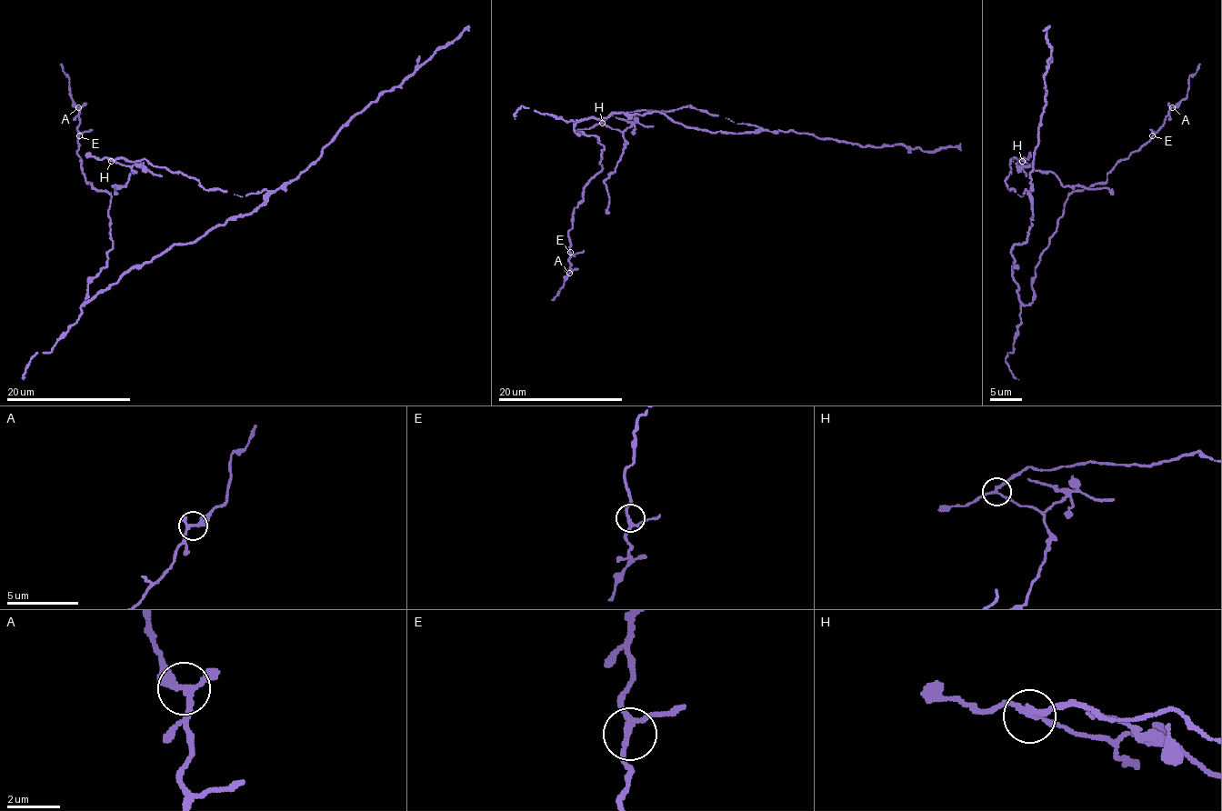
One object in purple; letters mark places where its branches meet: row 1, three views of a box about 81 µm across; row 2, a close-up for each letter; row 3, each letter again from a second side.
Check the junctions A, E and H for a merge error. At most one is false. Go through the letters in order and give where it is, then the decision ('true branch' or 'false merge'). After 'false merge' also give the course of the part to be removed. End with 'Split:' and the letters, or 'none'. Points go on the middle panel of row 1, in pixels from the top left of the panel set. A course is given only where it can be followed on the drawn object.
A: at (569, 273); true branch
E: at (570, 252); true branch
H: at (602, 123); false merge; foreign part runs (602, 122), (619, 130), (624, 136), (624, 152), (616, 169), (605, 182), (609, 213)
Split: H

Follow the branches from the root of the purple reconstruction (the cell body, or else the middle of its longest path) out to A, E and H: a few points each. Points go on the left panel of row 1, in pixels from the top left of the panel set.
A: (137, 267), (82, 305), (88, 283), (105, 265), (112, 239), (110, 195), (93, 187), (82, 172), (77, 107)
E: (137, 267), (82, 305), (88, 283), (105, 265), (112, 239), (110, 195), (85, 180), (77, 153), (79, 135)
H: (137, 267), (82, 305), (88, 283), (105, 265), (112, 248), (110, 192), (125, 185), (132, 172), (110, 161)

